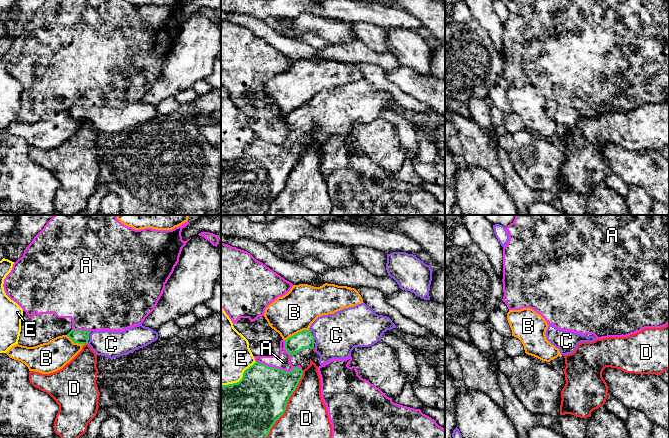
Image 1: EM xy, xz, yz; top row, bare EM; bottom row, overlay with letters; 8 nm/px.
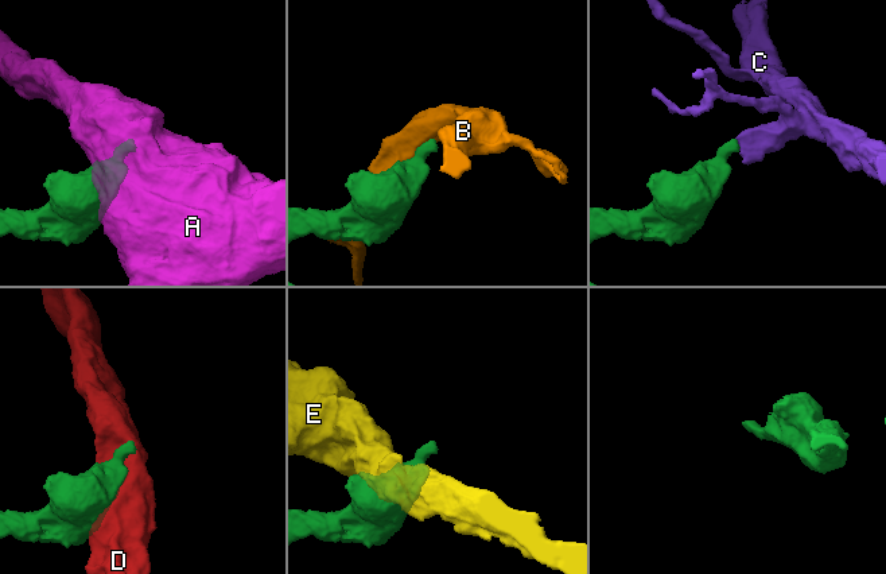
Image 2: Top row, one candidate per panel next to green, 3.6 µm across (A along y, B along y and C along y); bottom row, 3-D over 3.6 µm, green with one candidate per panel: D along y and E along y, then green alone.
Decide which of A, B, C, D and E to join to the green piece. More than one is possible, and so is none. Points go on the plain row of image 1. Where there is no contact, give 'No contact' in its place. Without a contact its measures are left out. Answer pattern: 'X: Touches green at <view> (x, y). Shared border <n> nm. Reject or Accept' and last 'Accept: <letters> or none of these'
A: Touches green at xz (279, 145). Shared border 380 nm. Reject
B: Touches green at xz (297, 109). Shared border 220 nm. Reject
C: No contact. Accept
D: Touches green at xz (286, 180). Shared border 650 nm. Reject
E: Touches green at xz (241, 155). Shared border 340 nm. Reject
Accept: C

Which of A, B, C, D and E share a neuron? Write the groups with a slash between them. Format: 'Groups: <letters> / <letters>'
Groups: A / B / C / D / E

